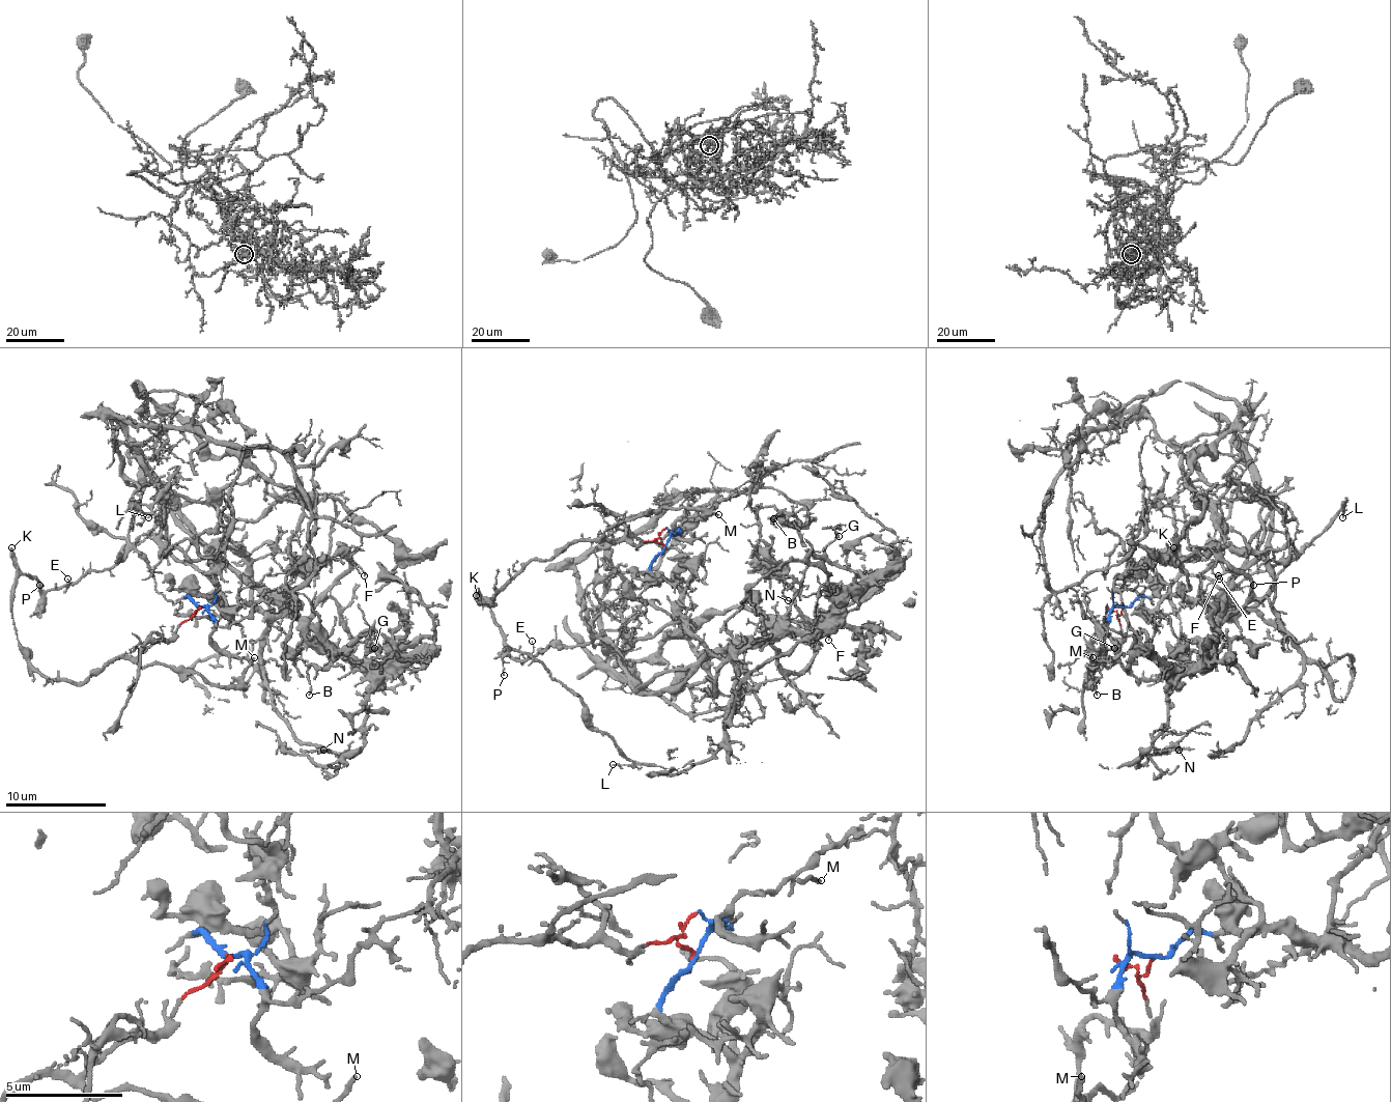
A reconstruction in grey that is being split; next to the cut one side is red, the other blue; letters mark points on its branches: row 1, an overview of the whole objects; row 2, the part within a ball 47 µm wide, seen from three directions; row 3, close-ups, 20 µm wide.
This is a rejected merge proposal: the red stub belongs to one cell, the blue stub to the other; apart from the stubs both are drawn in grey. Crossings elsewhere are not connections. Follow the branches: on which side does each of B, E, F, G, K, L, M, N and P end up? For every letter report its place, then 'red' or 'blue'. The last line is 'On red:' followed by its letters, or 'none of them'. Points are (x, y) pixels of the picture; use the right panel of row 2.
B: place (1097, 695); blue
E: place (1219, 578); red
F: place (1218, 575); blue
G: place (1114, 648); blue
K: place (1173, 547); red
L: place (1342, 517); red
M: place (1093, 657); red
N: place (1179, 750); blue
P: place (1253, 585); red
On red: E, K, L, M, P

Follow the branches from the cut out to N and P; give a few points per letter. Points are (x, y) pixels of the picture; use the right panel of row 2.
N: (1125, 606), (1203, 596), (1236, 610), (1168, 689), (1165, 730), (1140, 766), (1177, 751)
P: (1125, 606), (1117, 657), (1137, 682), (1158, 680), (1181, 642), (1170, 587), (1186, 573), (1228, 591), (1253, 584)

